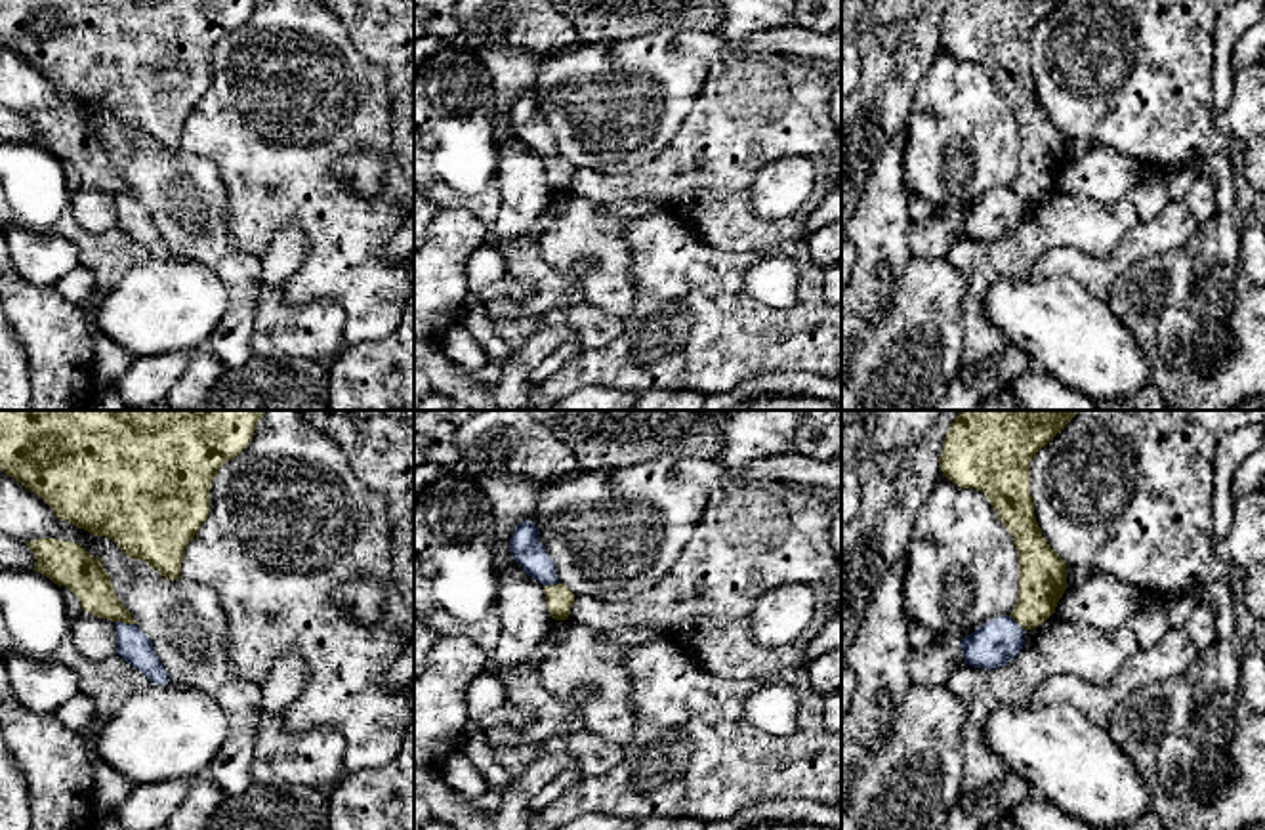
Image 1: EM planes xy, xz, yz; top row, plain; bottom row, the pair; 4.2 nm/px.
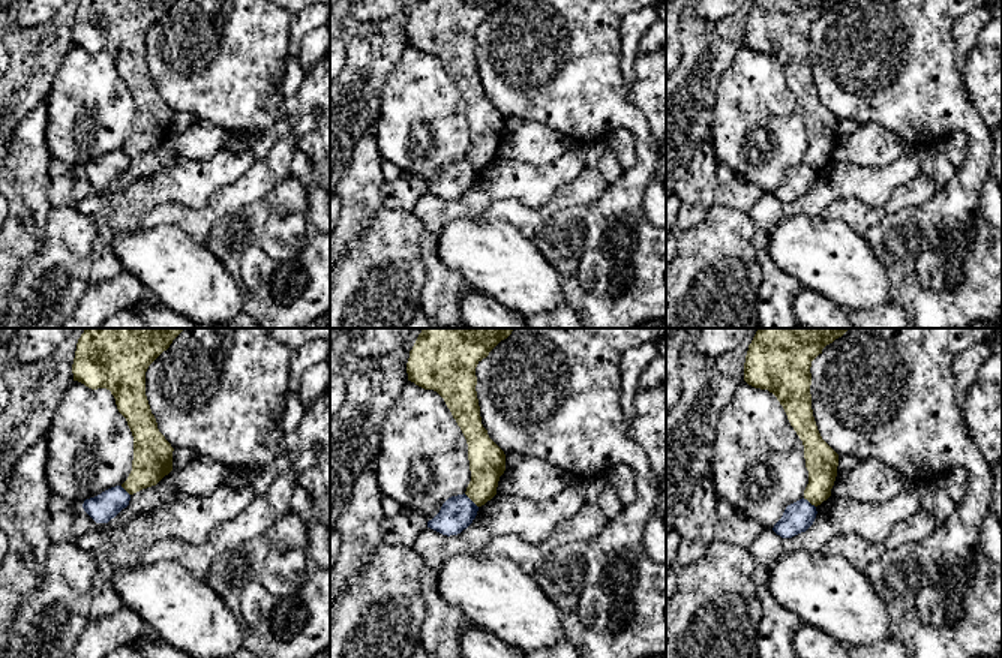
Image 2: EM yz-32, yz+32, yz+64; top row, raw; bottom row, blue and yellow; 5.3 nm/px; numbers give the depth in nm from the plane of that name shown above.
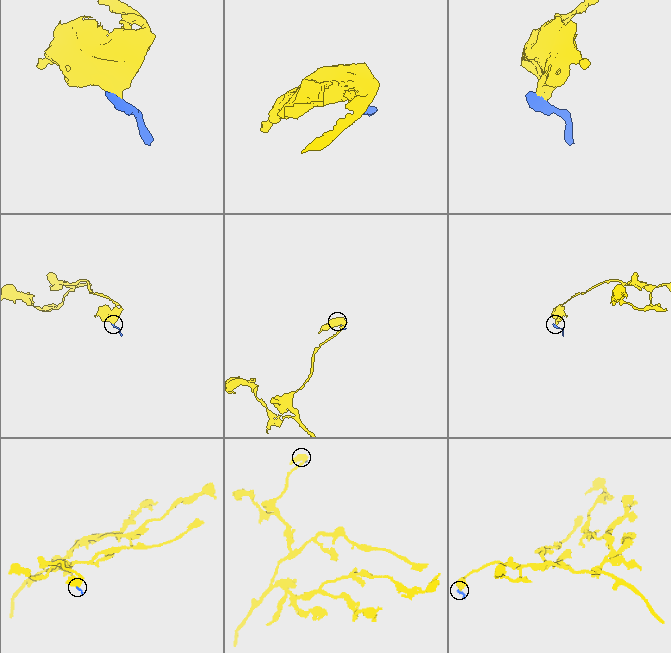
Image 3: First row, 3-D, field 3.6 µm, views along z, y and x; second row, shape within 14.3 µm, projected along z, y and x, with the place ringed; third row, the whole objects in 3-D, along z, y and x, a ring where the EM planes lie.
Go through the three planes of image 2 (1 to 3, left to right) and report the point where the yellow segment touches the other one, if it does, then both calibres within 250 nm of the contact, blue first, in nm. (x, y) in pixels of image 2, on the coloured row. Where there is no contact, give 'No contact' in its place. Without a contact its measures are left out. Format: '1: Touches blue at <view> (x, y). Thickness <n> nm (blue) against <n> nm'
1: Touches blue at yz-32 (125, 490). Thickness 150 nm (blue) against 200 nm
2: Touches blue at yz+32 (471, 501). Thickness 180 nm (blue) against 190 nm
3: Touches blue at yz+64 (807, 501). Thickness 160 nm (blue) against 180 nm

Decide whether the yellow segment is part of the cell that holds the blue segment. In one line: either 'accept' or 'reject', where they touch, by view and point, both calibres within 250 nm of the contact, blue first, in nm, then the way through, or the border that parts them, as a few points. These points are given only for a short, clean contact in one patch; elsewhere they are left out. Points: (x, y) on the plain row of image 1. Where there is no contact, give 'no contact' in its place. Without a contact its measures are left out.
reject; meets blue in xy at (123, 195); 140 nm thick on the blue side, 170 nm on the other; border along xy (115, 193), (134, 197)

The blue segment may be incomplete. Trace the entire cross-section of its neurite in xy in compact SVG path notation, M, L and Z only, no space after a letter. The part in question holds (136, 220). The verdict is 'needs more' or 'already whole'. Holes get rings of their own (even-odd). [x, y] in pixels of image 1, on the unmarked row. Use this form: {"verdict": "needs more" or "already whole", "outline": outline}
{"verdict": "already whole", "outline": "M114 195L116 225L151 256L168 258L168 246L156 231L155 219L135 197Z"}

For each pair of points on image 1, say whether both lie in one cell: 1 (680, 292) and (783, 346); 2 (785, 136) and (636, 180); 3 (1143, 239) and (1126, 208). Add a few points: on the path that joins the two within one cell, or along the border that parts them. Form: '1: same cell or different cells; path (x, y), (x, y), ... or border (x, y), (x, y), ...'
1: same cell; path (705, 317), (724, 336), (758, 338)
2: same cell; path (748, 136), (739, 136), (699, 176), (672, 178)
3: different cells; border (1172, 199), (1103, 256)

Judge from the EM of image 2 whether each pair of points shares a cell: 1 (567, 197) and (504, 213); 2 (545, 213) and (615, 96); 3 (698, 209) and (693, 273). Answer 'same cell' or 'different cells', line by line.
1: same cell
2: different cells
3: different cells

